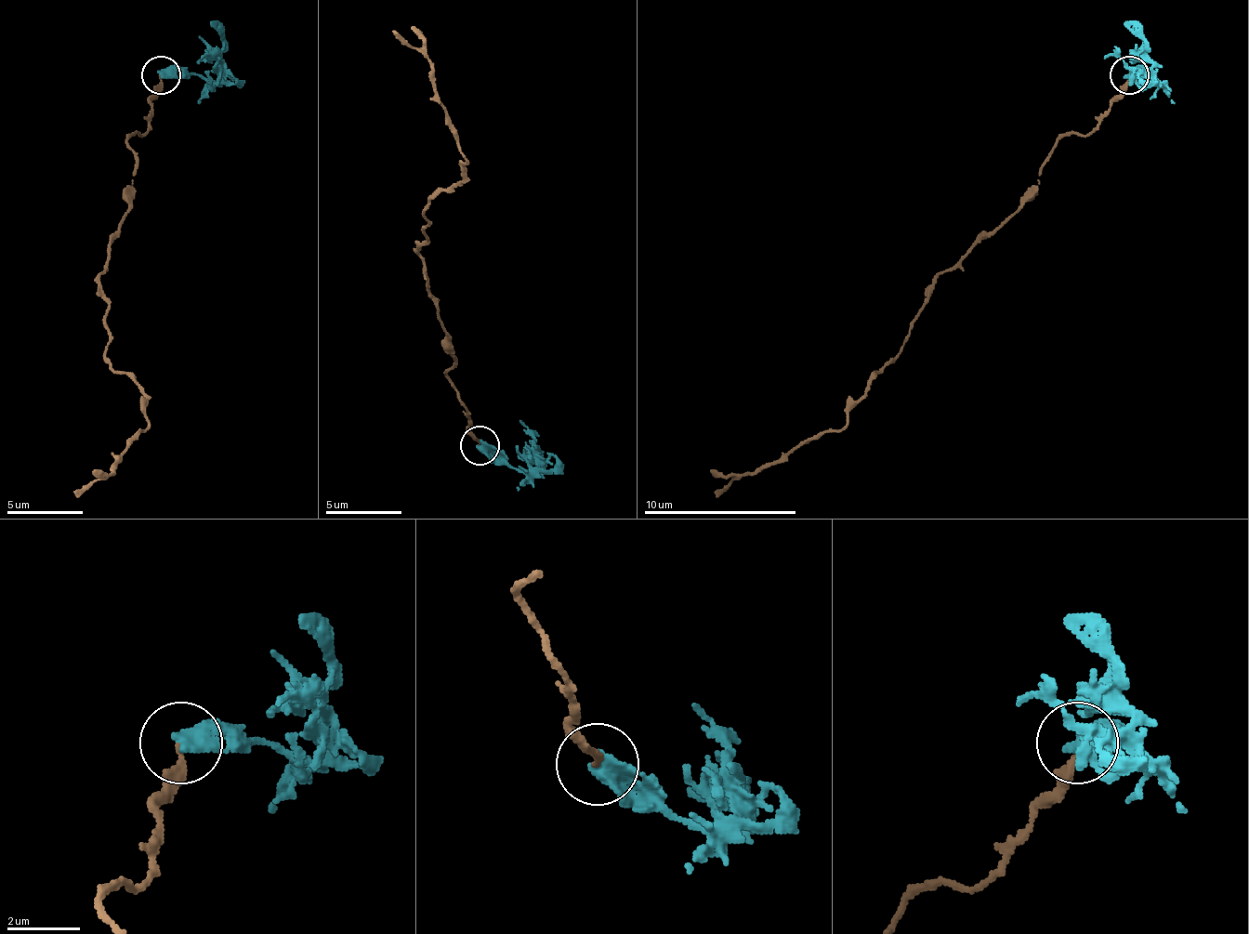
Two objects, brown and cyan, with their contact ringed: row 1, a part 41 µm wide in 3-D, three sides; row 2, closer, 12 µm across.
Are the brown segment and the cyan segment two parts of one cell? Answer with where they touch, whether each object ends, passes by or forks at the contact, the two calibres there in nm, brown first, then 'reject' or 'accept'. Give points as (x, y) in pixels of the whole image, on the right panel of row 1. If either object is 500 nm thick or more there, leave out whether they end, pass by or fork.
at (1129, 74); brown ends there; cyan ends there; 200 nm thick on the brown side, 440 nm on the other; reject

